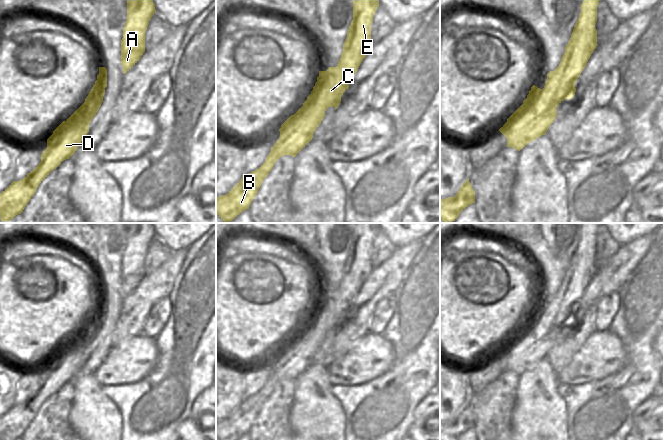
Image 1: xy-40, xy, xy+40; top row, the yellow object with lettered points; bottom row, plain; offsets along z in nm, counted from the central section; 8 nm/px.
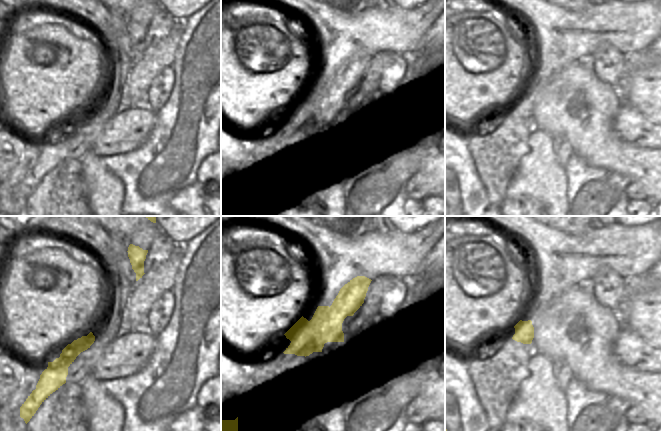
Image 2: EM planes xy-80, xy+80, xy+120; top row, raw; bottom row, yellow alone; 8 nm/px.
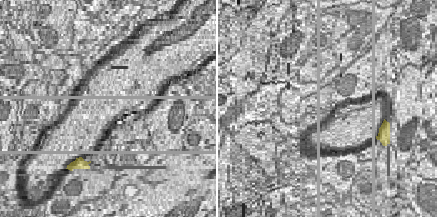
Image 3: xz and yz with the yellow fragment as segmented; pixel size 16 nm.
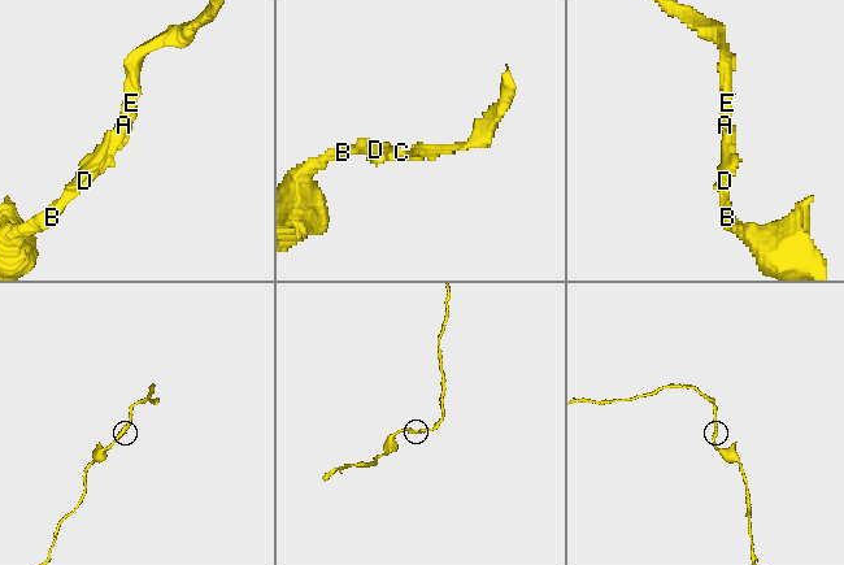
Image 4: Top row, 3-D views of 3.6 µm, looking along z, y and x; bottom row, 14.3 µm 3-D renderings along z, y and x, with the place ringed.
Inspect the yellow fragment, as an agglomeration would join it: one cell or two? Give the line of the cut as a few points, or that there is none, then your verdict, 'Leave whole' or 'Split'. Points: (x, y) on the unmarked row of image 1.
No split. Leave whole.

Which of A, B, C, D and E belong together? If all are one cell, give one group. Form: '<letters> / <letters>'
A B C D E

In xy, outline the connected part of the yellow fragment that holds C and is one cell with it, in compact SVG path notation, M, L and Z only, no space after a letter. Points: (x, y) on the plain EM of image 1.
M353 223L353 244L337 290L319 295L317 306L303 330L281 349L279 364L265 386L252 397L243 399L226 419L216 421L217 439L237 440L249 433L275 386L284 379L295 381L312 364L327 332L338 332L341 320L373 270L371 248L378 230L378 223Z

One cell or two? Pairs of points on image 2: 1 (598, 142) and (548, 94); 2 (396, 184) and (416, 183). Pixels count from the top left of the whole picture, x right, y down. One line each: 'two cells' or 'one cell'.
1: one cell
2: two cells

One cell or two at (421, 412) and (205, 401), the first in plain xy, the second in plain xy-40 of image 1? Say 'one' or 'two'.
one

